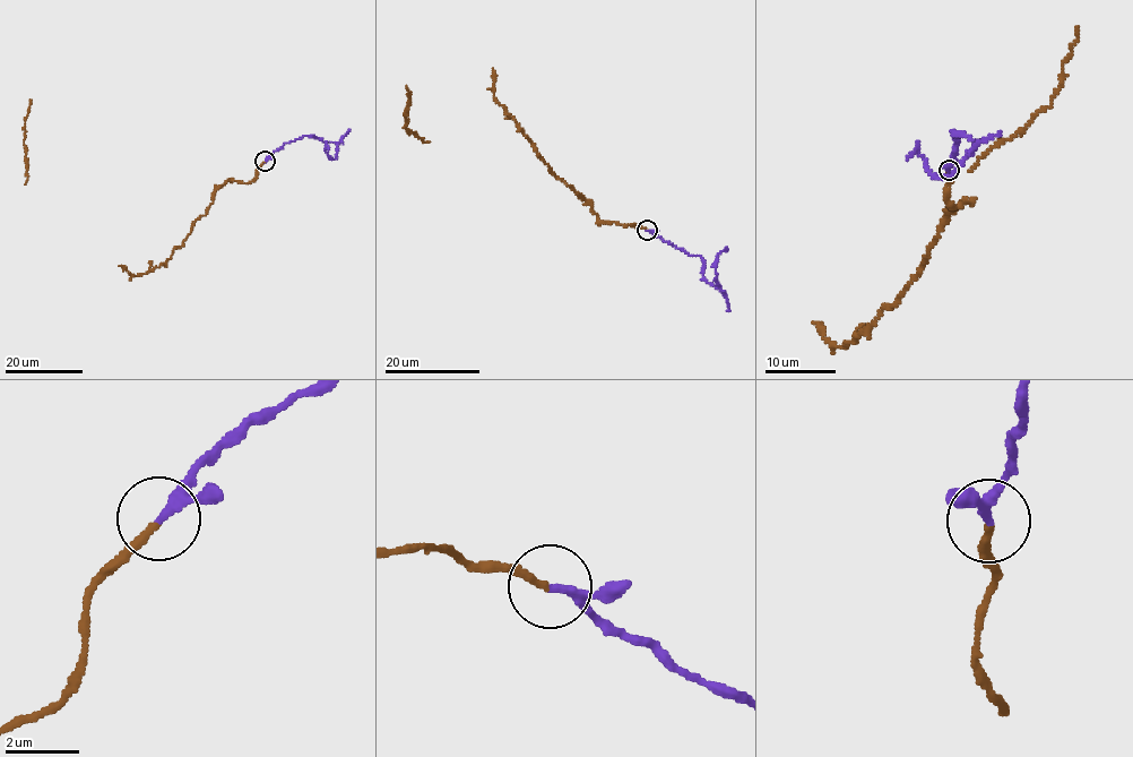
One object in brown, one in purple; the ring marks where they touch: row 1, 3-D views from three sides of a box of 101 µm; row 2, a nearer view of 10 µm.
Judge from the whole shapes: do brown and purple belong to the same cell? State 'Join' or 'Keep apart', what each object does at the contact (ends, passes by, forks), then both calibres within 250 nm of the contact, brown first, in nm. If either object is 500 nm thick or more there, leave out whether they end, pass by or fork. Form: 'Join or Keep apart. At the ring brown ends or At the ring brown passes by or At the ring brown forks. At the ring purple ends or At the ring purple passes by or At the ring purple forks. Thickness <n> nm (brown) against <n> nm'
Keep apart. At the ring brown ends. At the ring purple passes by. Thickness 200 nm (brown) against 200 nm

